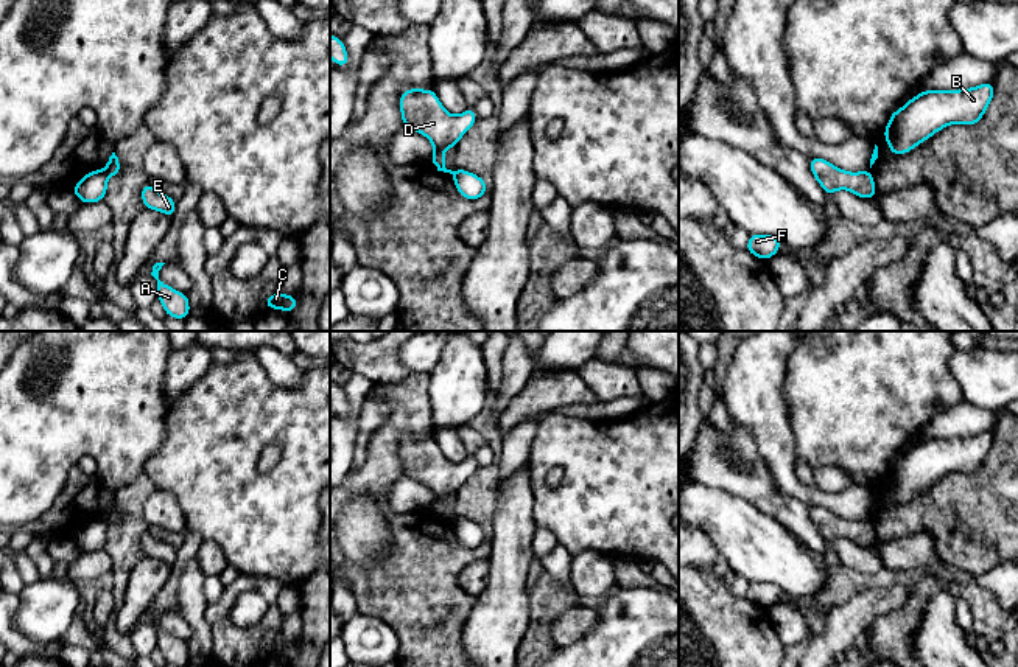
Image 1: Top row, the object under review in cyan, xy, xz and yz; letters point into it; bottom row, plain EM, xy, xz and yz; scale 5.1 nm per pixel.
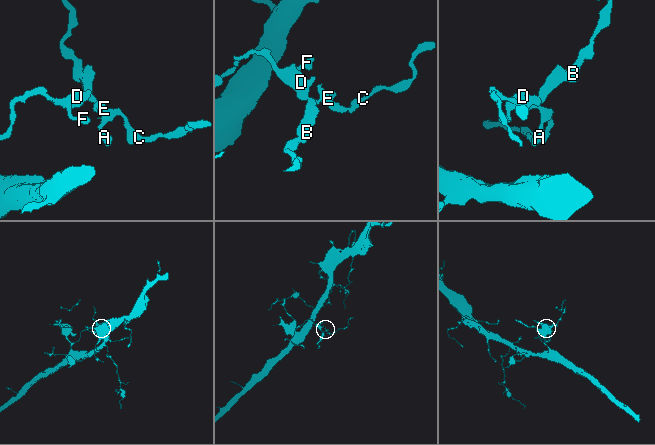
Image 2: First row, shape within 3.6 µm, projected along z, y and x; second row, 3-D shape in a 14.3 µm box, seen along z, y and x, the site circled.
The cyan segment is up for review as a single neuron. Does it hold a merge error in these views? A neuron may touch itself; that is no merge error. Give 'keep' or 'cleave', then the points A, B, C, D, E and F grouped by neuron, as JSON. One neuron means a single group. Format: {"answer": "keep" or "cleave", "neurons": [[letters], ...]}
{"answer": "cleave", "neurons": [["A", "B", "C", "E"], ["D", "F"]]}

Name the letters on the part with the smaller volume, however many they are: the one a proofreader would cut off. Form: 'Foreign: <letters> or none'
Foreign: A, B, C, E

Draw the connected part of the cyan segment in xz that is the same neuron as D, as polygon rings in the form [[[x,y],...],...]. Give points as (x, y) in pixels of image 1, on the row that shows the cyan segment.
[[[406,89],[400,93],[400,113],[403,127],[425,135],[433,143],[434,151],[430,162],[437,168],[437,171],[453,174],[451,169],[445,168],[444,152],[448,148],[456,148],[462,135],[478,121],[475,109],[469,106],[464,113],[451,115],[444,109],[434,89]]]

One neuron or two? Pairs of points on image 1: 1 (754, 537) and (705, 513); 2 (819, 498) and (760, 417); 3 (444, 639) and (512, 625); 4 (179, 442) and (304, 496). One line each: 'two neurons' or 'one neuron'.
1: one neuron
2: one neuron
3: two neurons
4: one neuron

